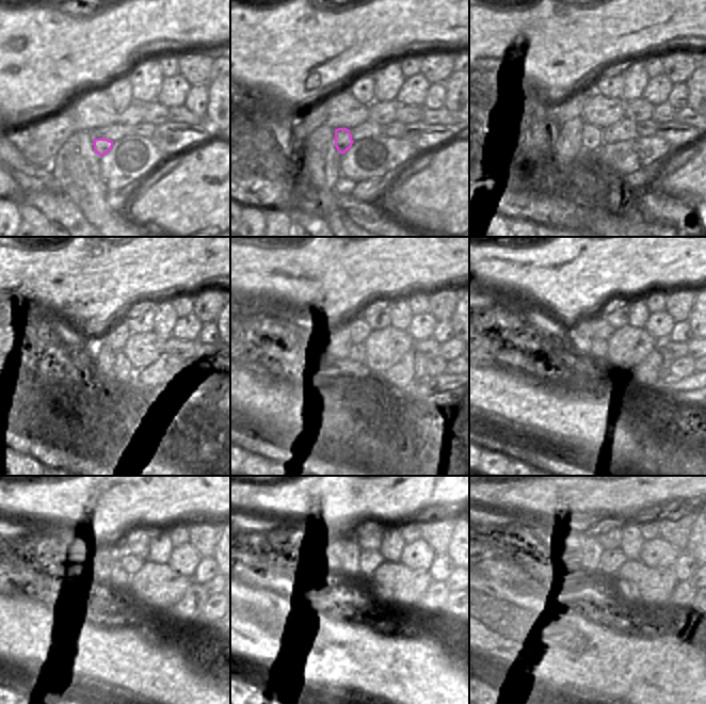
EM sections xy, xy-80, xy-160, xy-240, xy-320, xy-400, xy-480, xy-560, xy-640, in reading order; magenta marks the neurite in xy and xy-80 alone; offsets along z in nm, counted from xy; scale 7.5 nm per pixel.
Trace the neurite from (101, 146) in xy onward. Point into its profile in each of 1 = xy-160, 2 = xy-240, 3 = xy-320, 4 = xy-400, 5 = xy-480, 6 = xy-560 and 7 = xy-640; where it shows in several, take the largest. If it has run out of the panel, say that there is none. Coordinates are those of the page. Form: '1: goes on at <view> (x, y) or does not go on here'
1: goes on at xy-160 (592, 134)
2: goes on at xy-240 (114, 365)
3: goes on at xy-320 (339, 347)
4: goes on at xy-400 (579, 344)
5: goes on at xy-480 (107, 570)
6: goes on at xy-560 (345, 562)
7: goes on at xy-640 (593, 549)

